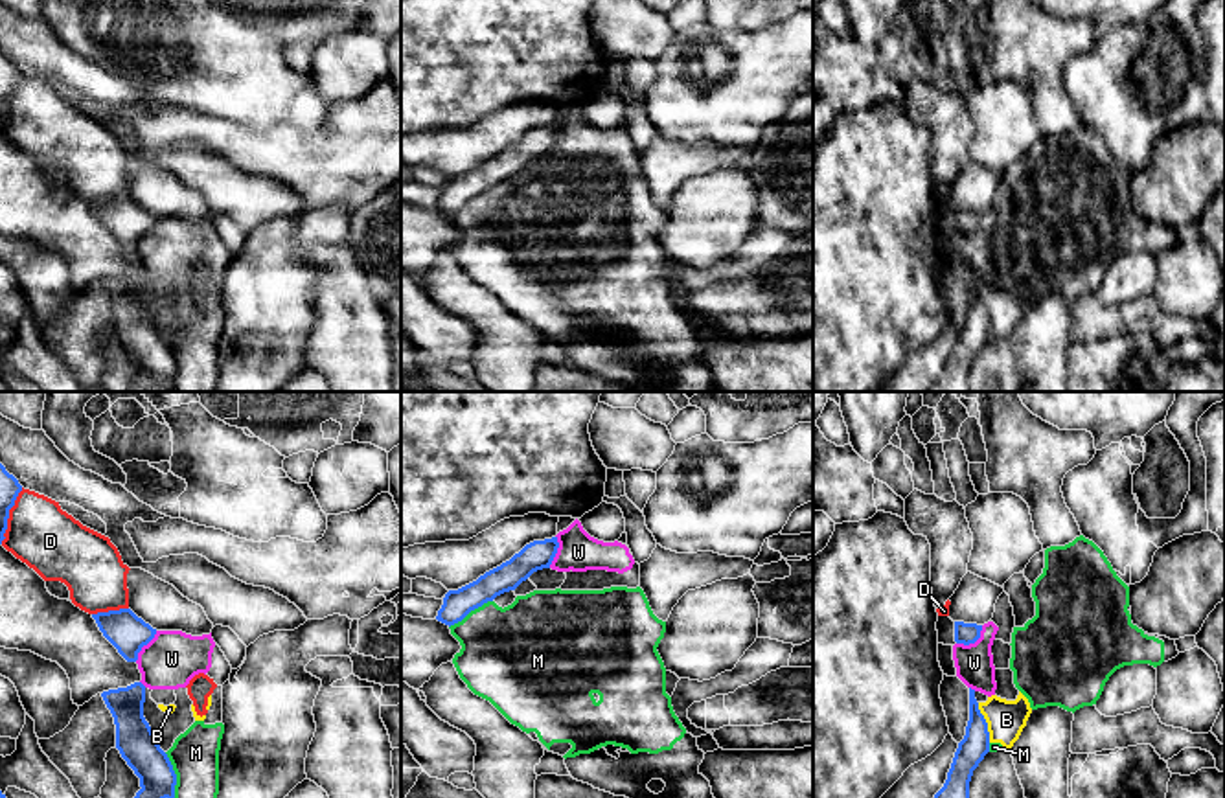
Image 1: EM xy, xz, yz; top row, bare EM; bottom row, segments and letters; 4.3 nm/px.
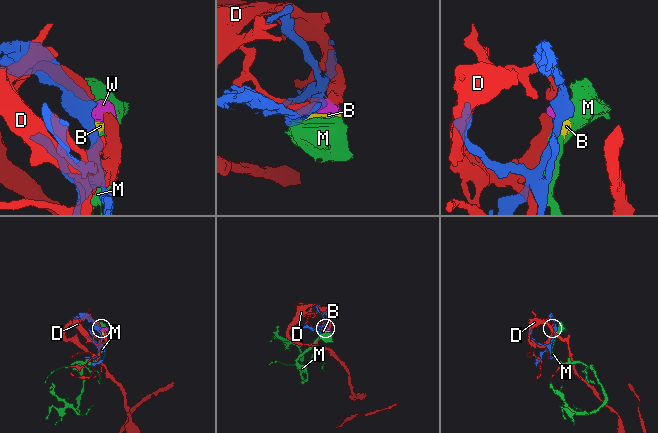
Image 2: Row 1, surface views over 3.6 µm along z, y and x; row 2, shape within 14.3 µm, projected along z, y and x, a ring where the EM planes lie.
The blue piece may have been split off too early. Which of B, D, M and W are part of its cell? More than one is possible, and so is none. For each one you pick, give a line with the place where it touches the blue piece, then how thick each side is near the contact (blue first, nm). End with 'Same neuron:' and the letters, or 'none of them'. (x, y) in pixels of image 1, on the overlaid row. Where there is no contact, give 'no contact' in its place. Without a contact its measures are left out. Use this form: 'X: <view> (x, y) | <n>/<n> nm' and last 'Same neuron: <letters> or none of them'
Same neuron: none of them

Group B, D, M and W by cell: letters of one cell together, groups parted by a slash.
B M W / D

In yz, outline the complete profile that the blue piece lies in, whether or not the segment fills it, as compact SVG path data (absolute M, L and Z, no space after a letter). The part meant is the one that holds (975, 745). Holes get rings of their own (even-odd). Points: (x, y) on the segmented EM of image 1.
M969 688L969 721L966 735L958 743L947 780L934 798L969 798L969 781L973 770L990 752L990 732L984 715L979 710L975 690Z

